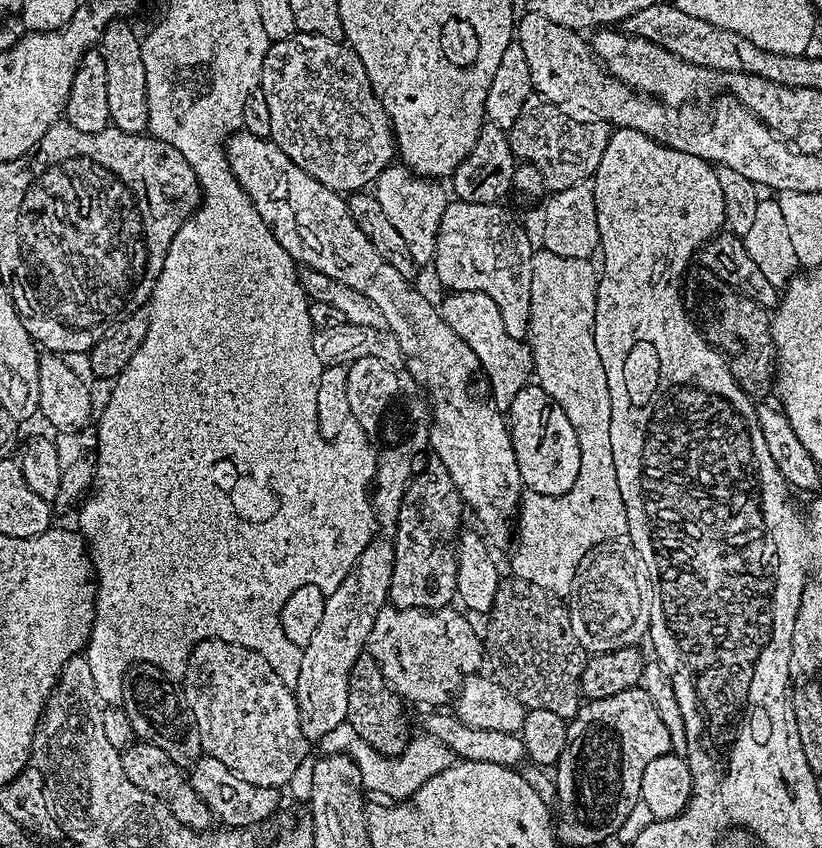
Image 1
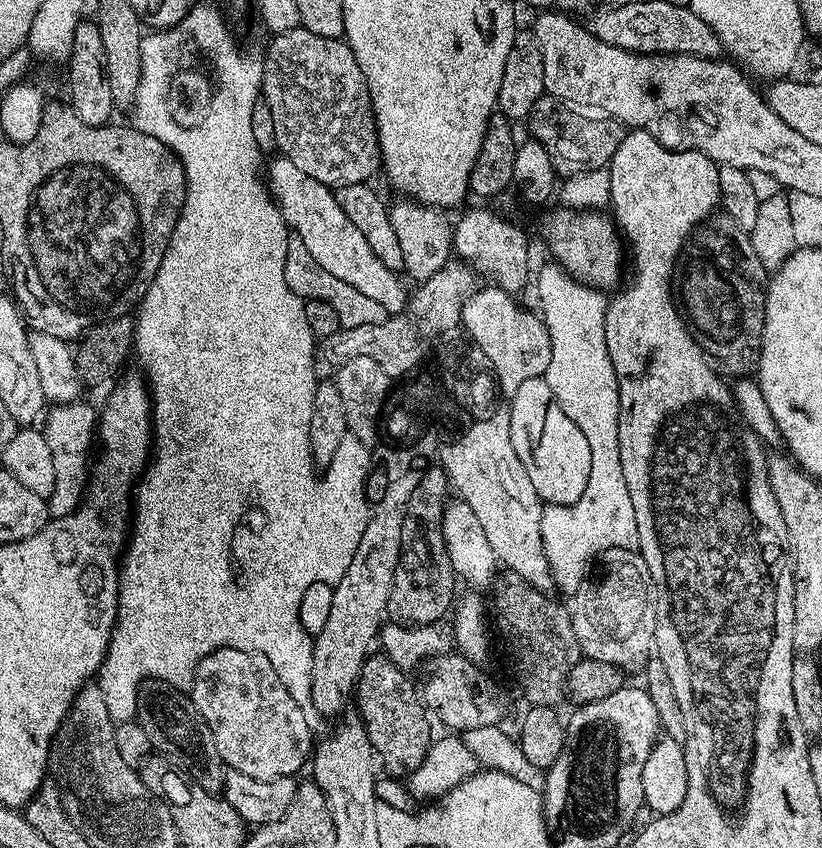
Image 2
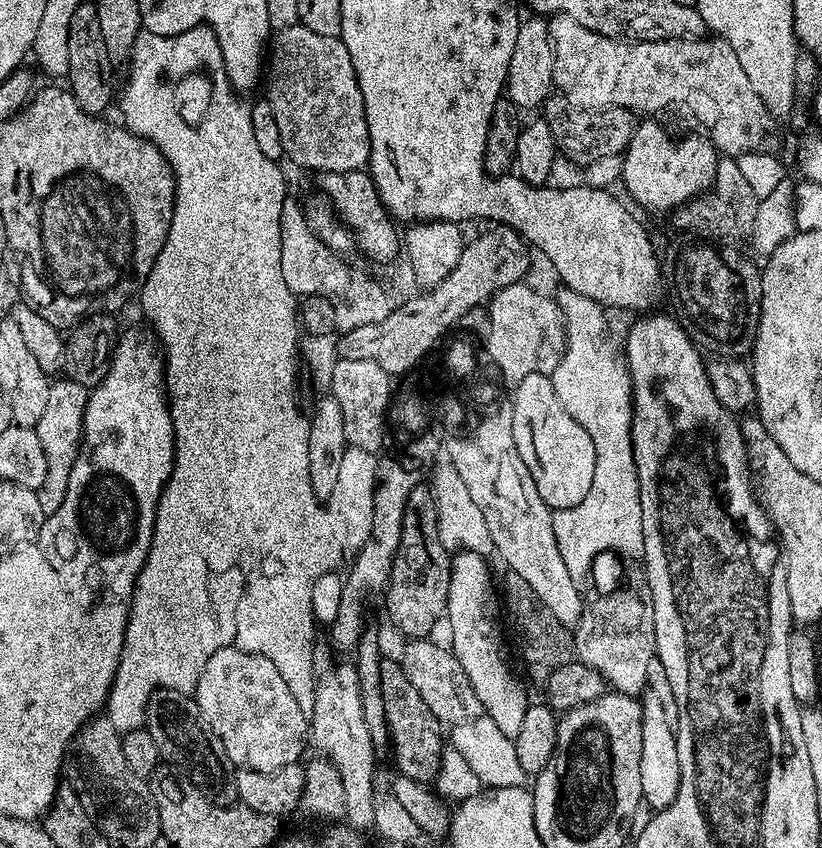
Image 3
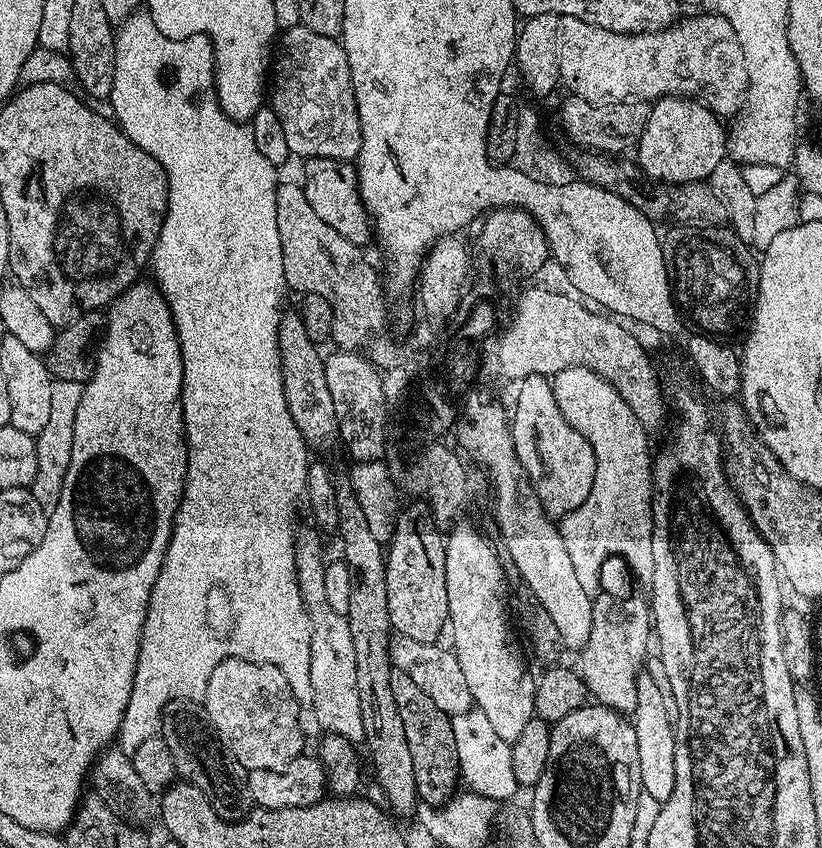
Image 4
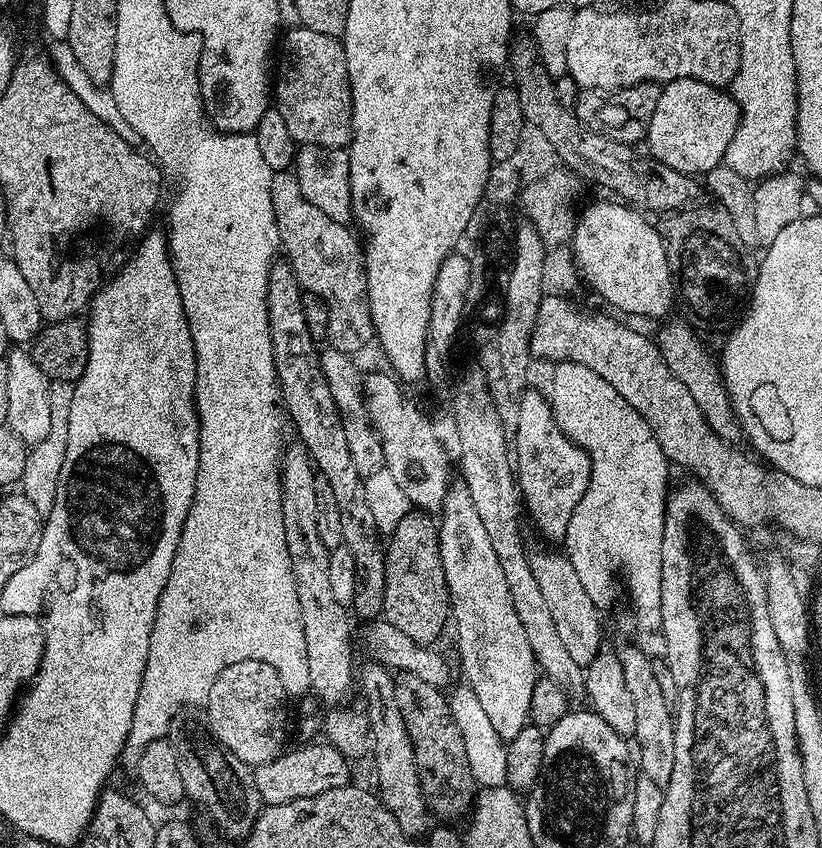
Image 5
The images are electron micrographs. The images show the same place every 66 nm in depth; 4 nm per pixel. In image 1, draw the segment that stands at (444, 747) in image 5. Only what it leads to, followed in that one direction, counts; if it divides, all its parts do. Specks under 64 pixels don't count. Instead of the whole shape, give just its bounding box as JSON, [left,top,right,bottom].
[347,654,410,756]

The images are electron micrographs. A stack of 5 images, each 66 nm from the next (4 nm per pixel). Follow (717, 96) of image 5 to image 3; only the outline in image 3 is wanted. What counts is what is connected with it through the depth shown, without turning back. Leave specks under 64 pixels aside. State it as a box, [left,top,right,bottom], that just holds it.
[622,118,718,214]

